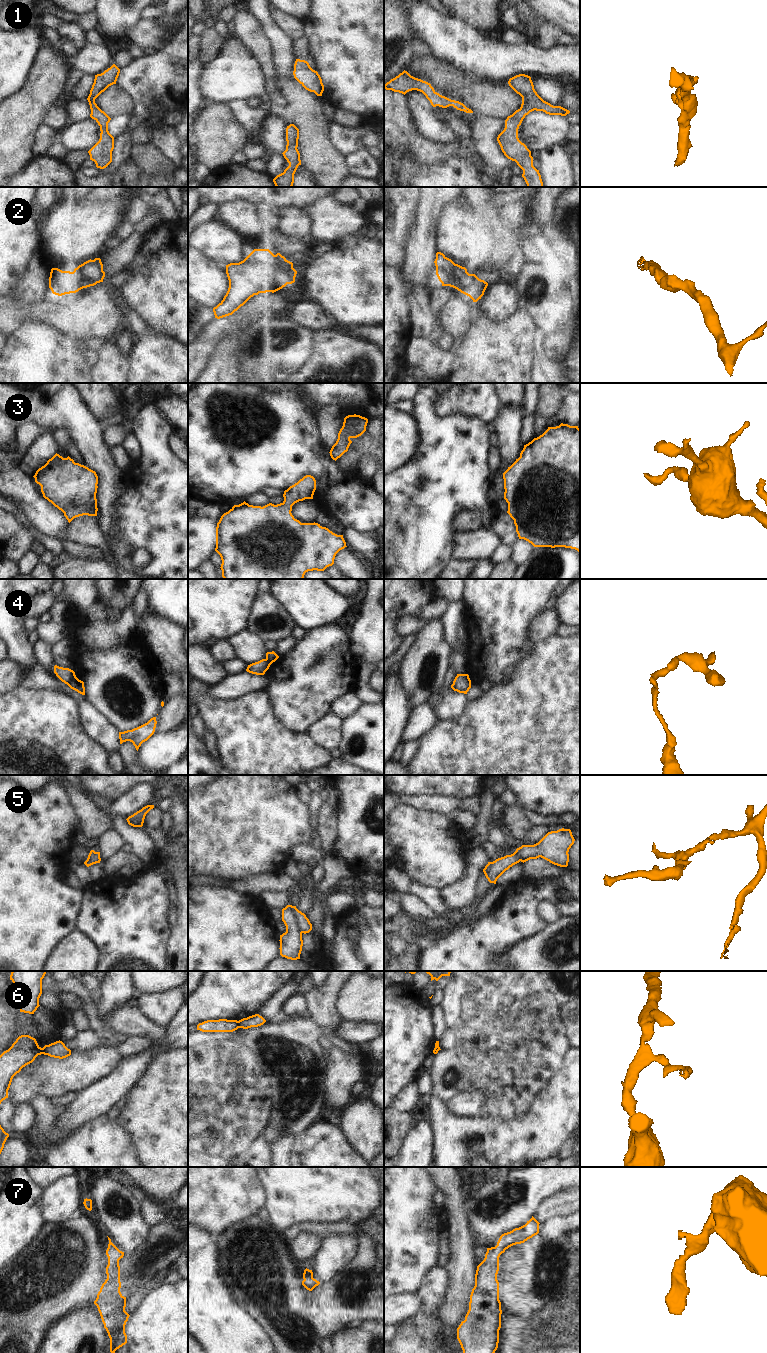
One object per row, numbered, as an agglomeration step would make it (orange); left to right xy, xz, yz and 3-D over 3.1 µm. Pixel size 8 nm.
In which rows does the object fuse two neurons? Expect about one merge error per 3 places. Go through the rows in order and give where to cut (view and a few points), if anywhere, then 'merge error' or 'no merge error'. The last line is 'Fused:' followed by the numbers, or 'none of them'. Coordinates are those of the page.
1: no cut; no merge error
2: no cut; no merge error
3: no cut; no merge error
4: cut in xy along (75, 675), (66, 683); merge error
5: cut in xz along (288, 905), (297, 921), (297, 927), (302, 932); merge error
6: cut in xz along (237, 1021), (239, 1027); merge error
7: no cut; no merge error
Fused: 4, 5, 6

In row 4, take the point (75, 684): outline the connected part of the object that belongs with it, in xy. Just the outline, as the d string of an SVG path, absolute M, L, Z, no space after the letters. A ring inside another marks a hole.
M76 675L67 683L67 685L77 691L78 693L85 695L84 682L79 680Z

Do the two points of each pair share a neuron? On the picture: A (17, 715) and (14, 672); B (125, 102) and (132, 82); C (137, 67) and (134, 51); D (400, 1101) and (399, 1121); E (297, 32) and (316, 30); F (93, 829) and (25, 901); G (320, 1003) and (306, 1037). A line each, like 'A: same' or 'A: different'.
A: different
B: different
C: different
D: different
E: different
F: different
G: different

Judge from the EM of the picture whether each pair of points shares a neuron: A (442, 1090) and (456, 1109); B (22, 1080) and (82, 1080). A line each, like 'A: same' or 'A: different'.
A: different
B: same

